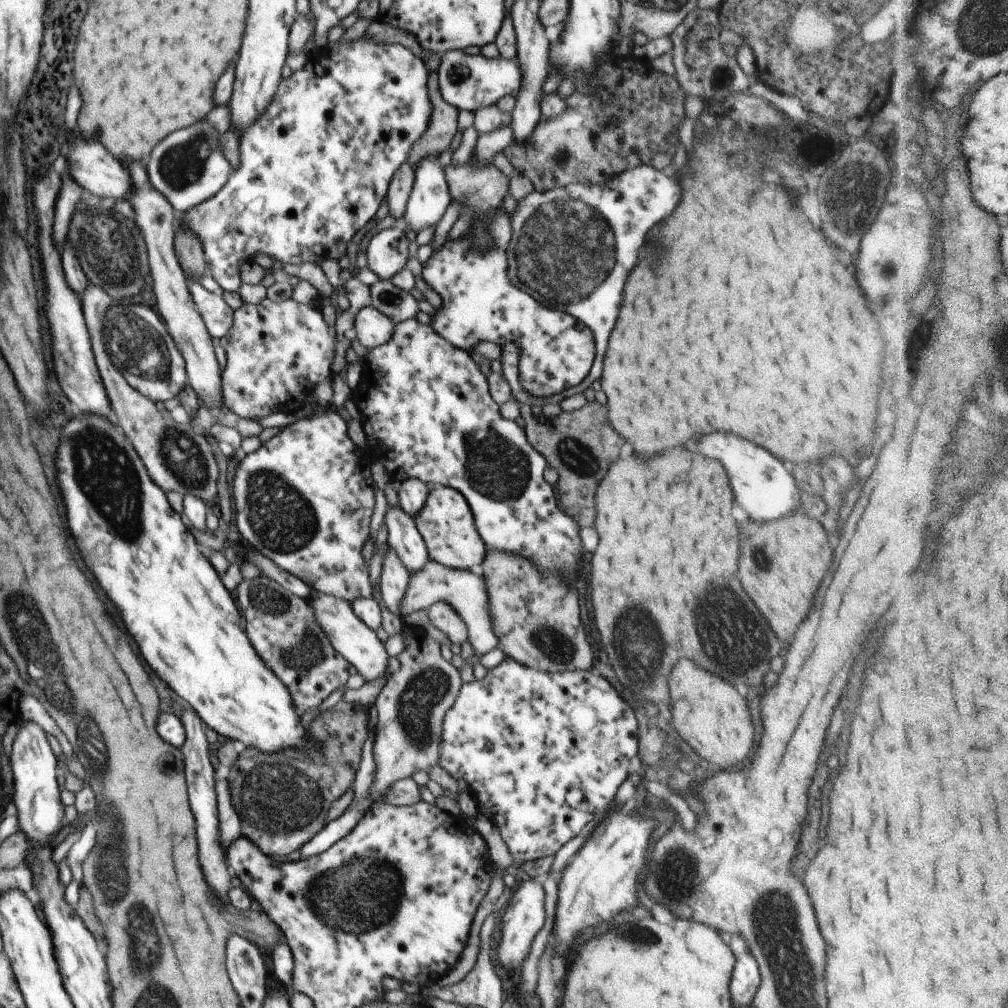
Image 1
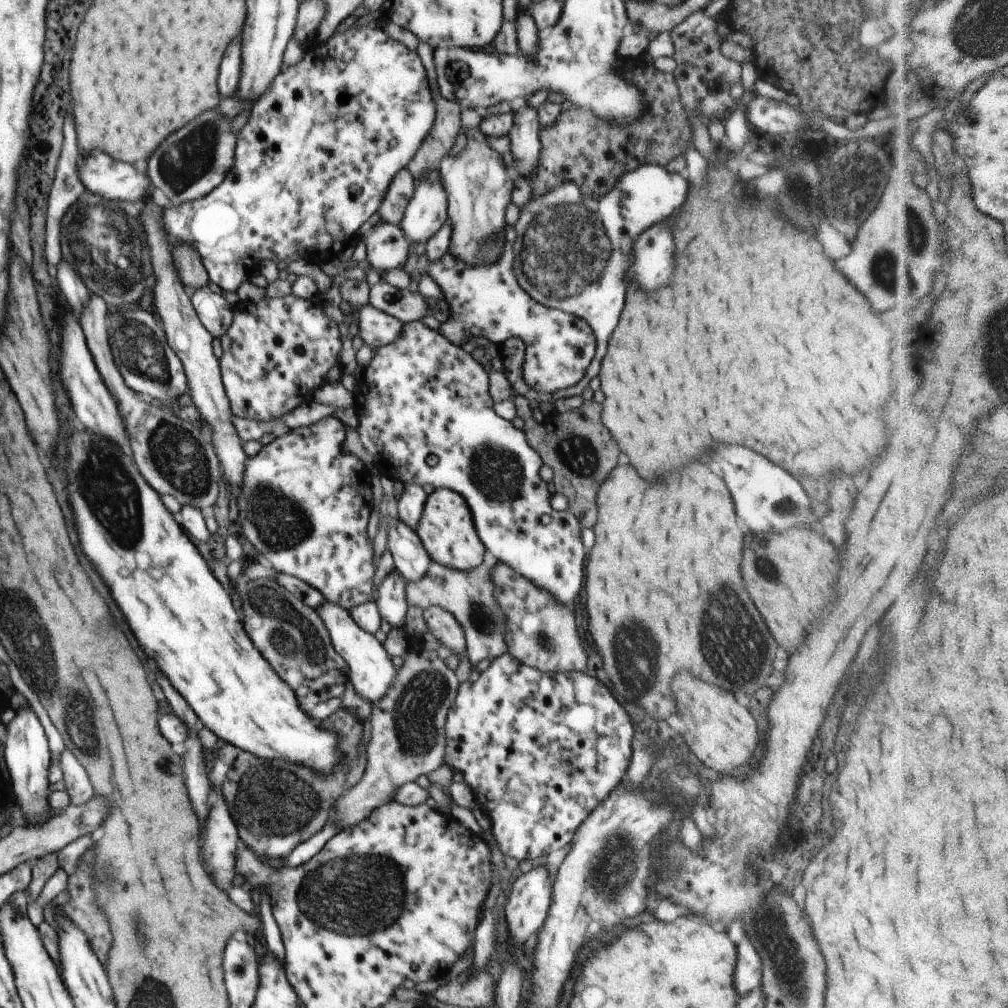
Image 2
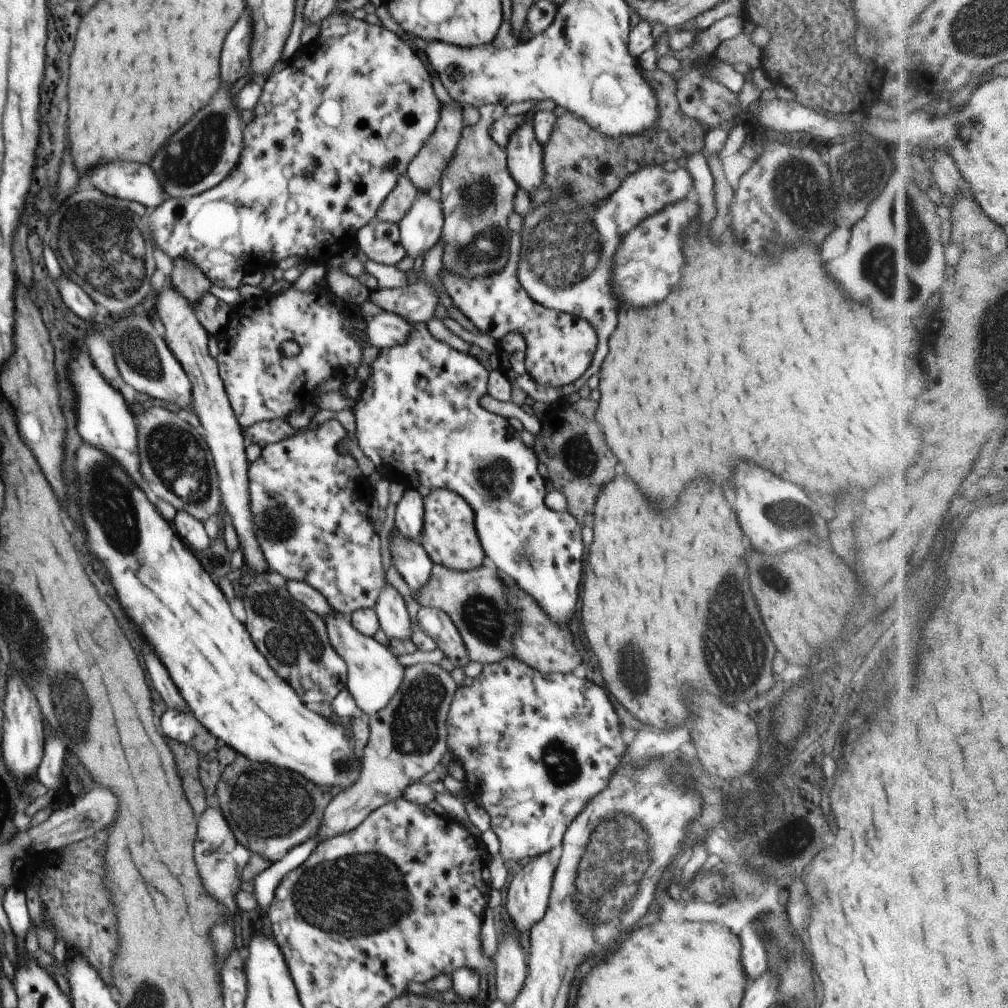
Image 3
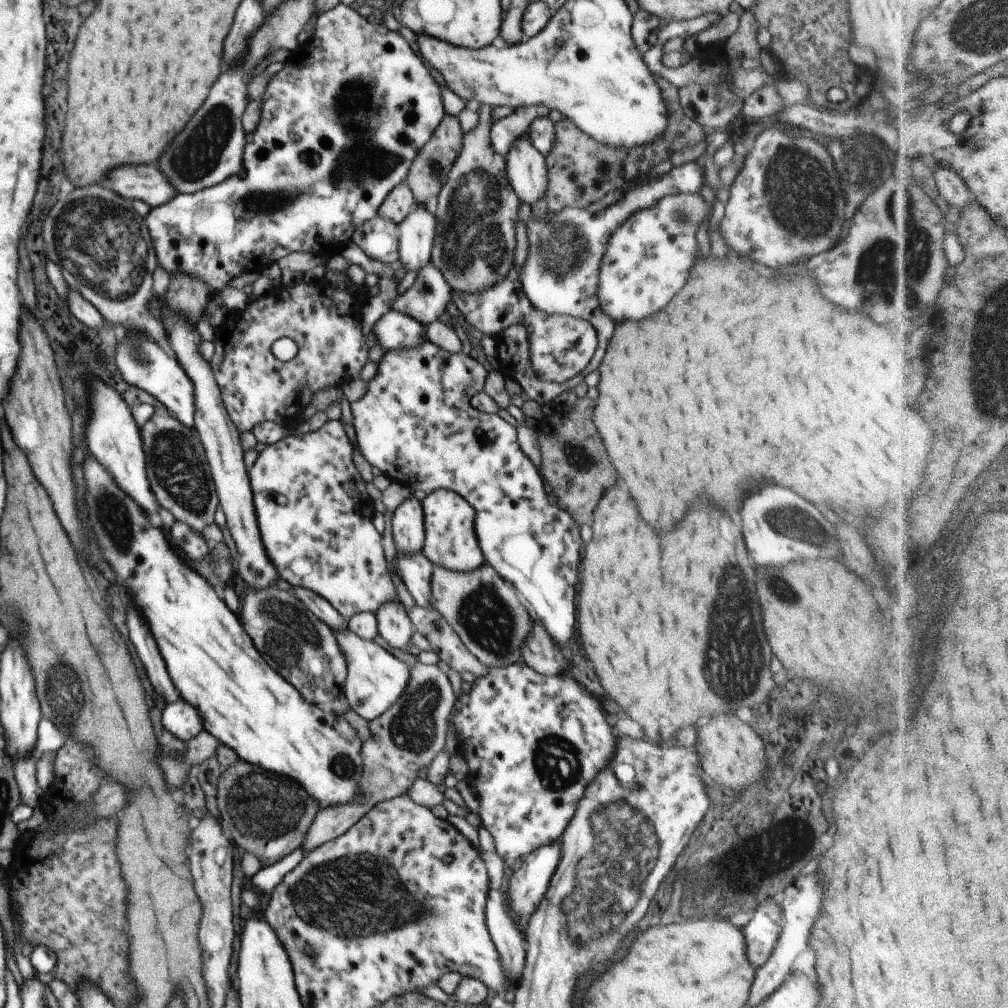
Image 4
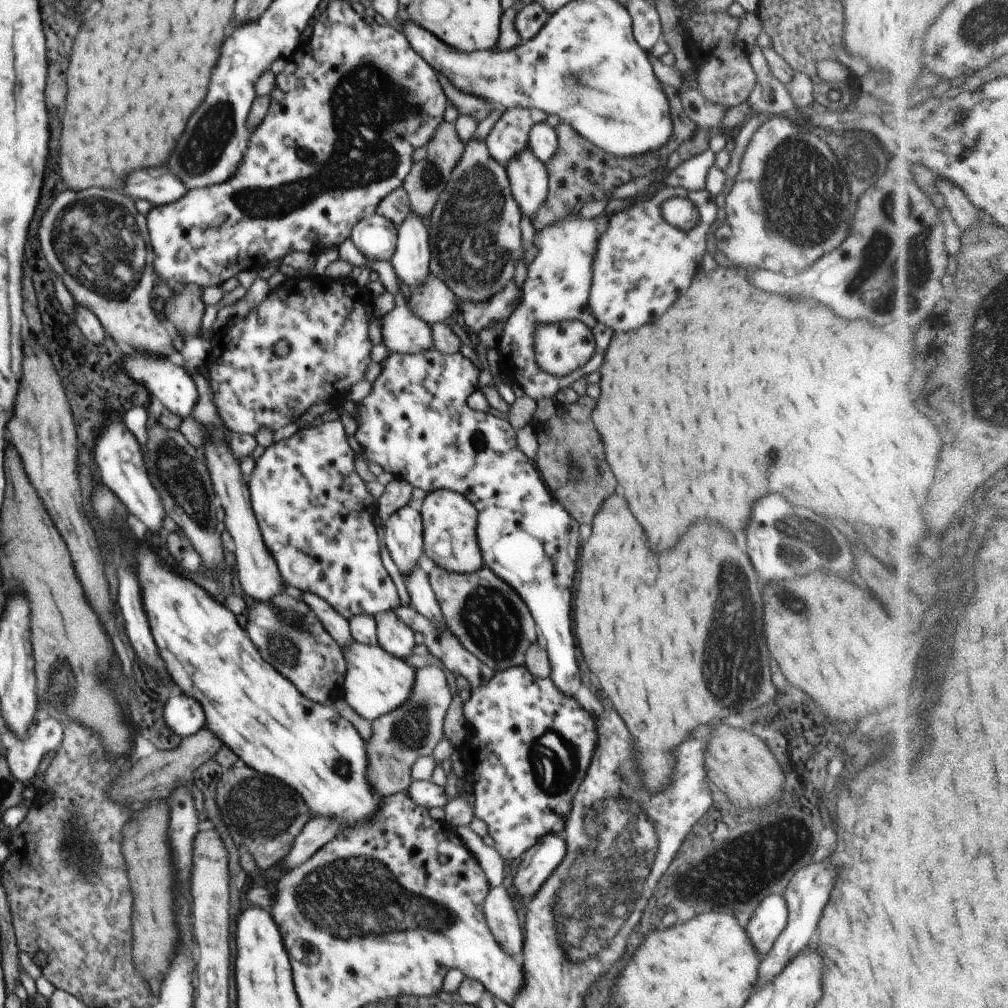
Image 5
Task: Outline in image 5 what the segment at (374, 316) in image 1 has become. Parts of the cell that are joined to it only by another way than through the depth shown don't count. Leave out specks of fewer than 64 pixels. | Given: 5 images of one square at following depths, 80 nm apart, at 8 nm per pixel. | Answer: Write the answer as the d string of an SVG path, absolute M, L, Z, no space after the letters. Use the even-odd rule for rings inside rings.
M398 291L396 306L381 317L382 343L391 353L416 354L433 347L431 325L418 318Z

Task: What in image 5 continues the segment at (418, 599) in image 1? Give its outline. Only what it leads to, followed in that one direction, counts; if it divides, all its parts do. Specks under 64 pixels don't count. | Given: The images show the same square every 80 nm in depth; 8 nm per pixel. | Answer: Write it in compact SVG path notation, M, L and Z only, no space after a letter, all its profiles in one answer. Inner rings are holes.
M436 565L428 574L428 578L441 608L445 624L466 650L477 656L495 672L525 664L526 651L531 647L531 644L537 641L537 632L532 613L528 612L527 604L524 604L522 597L515 589L486 566L476 572L464 574L448 572L444 567Z

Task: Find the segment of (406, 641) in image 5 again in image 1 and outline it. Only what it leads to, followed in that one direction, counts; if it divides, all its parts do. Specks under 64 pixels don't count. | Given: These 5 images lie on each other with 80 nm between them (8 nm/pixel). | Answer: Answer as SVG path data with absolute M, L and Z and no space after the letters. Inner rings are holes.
M388 548L383 560L381 581L379 583L380 592L388 610L400 616L402 616L400 601L406 592L410 575L409 570L405 568L396 551Z

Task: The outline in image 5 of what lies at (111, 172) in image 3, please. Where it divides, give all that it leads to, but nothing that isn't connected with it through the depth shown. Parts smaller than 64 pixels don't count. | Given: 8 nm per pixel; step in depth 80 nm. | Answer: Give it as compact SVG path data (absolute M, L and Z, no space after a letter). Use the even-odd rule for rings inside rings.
M140 168L140 172L132 172L130 184L128 184L128 180L124 180L124 192L126 194L130 194L134 200L148 200L153 207L170 204L182 198L188 190L179 177L174 176L168 168Z

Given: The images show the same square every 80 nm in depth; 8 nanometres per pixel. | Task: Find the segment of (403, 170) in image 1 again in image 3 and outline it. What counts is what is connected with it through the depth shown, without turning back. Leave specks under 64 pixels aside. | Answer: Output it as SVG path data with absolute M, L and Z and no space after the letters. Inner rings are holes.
M402 175L398 179L394 190L388 194L386 200L380 205L376 218L389 223L399 223L412 206L418 193L417 186L407 175Z

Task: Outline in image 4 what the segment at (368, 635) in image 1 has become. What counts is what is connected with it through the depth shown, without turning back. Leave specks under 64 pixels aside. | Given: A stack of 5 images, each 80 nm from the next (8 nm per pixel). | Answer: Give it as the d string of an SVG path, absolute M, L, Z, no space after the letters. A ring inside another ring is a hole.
M350 628L340 629L333 633L347 664L347 677L343 693L348 699L351 709L370 722L386 712L394 701L400 698L407 687L410 669L406 663L394 657L378 643L360 638Z

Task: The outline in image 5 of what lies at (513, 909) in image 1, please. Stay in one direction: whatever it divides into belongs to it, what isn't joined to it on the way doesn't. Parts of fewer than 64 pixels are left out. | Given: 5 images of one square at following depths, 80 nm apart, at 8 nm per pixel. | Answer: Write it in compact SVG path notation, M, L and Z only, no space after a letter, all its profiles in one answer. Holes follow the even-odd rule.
M562 834L544 835L532 848L520 856L514 867L512 888L517 890L517 900L534 896L551 877L554 869L567 853L567 844Z

